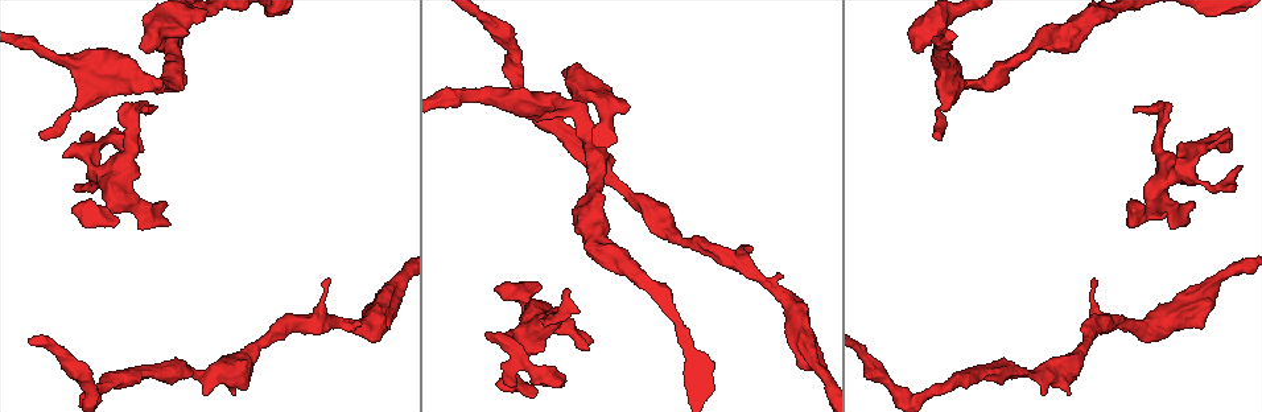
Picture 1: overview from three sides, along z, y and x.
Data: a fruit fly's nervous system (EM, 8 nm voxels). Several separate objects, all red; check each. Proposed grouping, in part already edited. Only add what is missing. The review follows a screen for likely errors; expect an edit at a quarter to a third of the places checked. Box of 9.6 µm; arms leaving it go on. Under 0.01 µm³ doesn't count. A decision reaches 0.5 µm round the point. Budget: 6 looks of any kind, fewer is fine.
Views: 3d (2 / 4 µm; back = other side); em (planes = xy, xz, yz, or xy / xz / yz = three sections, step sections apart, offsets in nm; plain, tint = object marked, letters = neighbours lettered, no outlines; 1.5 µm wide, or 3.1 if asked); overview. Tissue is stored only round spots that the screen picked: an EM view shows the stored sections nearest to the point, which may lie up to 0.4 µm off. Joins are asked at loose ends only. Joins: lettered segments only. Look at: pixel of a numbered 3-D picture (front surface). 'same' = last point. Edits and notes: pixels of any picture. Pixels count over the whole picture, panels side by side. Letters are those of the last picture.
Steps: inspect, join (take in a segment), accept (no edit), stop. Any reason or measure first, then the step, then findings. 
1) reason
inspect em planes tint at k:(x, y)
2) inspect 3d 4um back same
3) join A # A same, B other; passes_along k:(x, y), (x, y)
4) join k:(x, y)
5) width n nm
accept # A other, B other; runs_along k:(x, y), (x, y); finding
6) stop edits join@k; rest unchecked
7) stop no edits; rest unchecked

an open end
inspect 3d 4um at 1:(147, 47)

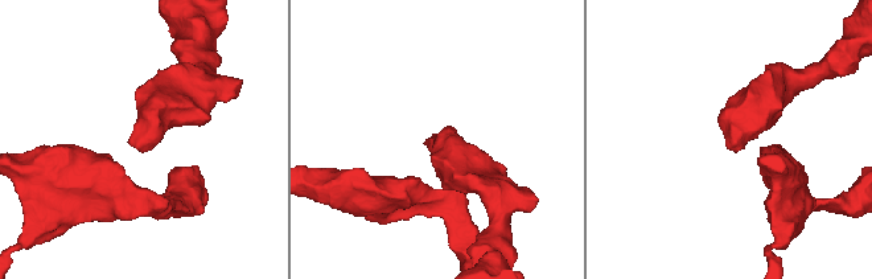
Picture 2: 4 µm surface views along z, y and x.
inspect em xz step 8 letters at 2:(139, 141)

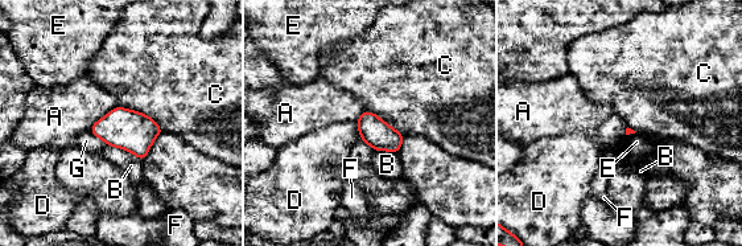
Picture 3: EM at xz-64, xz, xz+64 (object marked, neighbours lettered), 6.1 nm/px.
cut it another way
inspect em planes letters same

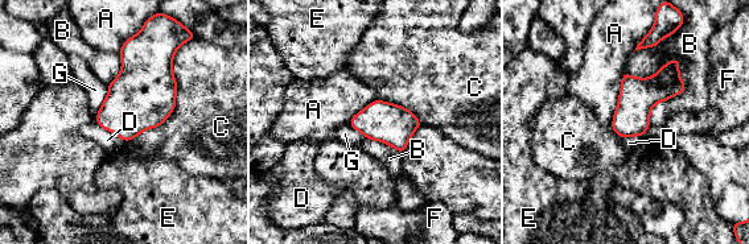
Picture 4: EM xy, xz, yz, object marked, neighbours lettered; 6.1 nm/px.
accept # A other, B other, C other, D other, E other, F other, G other; border 4:(97, 122), (126, 141); none of them fits

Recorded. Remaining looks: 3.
branch stops here
inspect 3d 2um back at 1:(933, 134)

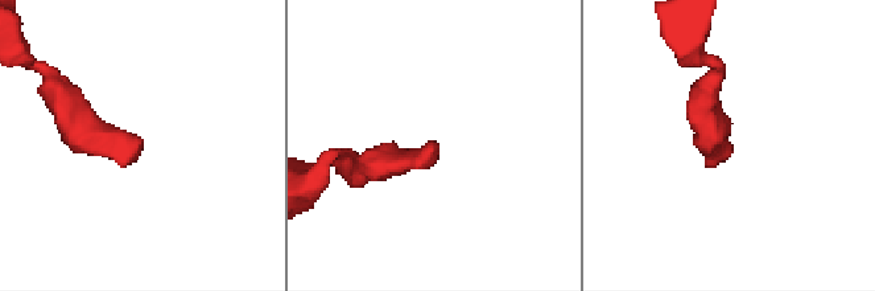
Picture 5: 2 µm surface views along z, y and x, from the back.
inspect em planes letters at 5:(728, 141)

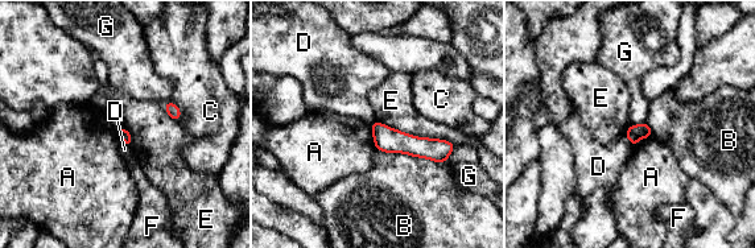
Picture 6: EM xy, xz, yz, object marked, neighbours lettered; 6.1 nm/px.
accept # A other, B other, C other, D other, E other, F other, G other; no lettered segment goes on from it

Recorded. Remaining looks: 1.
stop no edits; rest unchecked

